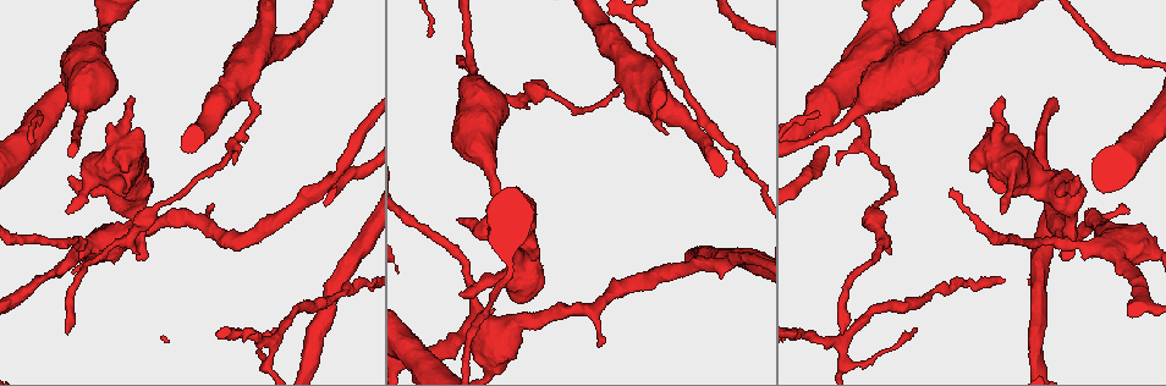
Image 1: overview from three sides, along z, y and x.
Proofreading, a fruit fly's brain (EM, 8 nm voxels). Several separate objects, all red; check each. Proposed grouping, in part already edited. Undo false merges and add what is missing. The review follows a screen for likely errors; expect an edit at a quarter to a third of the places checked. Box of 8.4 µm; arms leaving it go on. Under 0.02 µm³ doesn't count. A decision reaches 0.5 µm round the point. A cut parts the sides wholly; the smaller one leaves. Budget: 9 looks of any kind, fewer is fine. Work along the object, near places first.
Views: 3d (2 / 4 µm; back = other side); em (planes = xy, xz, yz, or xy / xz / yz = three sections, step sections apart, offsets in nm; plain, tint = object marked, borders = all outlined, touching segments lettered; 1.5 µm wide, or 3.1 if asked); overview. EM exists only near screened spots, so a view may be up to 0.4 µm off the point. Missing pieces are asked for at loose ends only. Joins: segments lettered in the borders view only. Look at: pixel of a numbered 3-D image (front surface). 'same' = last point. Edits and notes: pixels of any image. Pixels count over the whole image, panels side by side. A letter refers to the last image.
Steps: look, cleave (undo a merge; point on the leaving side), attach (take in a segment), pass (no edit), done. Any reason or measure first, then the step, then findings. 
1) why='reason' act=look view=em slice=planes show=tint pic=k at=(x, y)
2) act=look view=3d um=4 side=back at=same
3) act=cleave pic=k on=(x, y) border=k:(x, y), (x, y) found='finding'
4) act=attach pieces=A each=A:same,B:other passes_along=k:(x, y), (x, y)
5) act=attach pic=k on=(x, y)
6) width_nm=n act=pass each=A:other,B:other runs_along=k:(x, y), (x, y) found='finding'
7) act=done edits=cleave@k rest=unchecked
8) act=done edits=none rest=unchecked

act=look view=3d um=2 pic=1 at=(1064, 257)

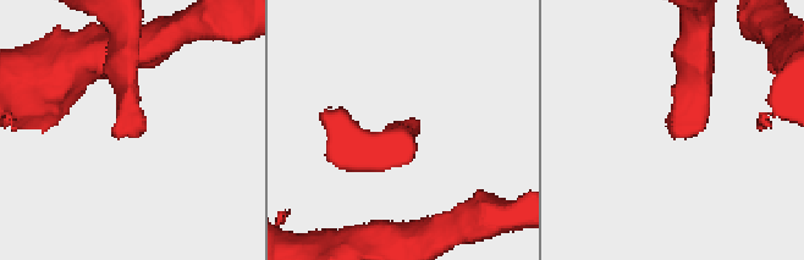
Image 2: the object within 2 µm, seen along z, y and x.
act=look view=em slice=xy step=4 show=borders pic=2 at=(388, 126)

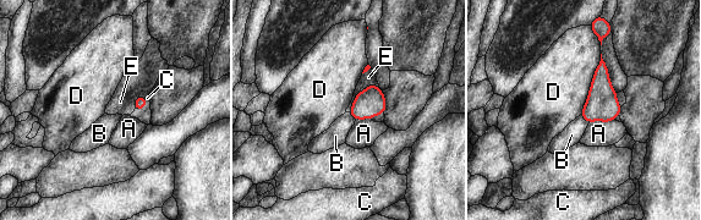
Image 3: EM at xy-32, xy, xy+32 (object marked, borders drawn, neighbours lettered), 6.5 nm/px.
act=attach pieces=C each=A:other,B:other,C:same,D:other,E:other passes_along=3:(140, 102), (143, 108), (144, 115) found='the cell continues'

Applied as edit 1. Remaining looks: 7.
why='see it whole again' act=look view=overview

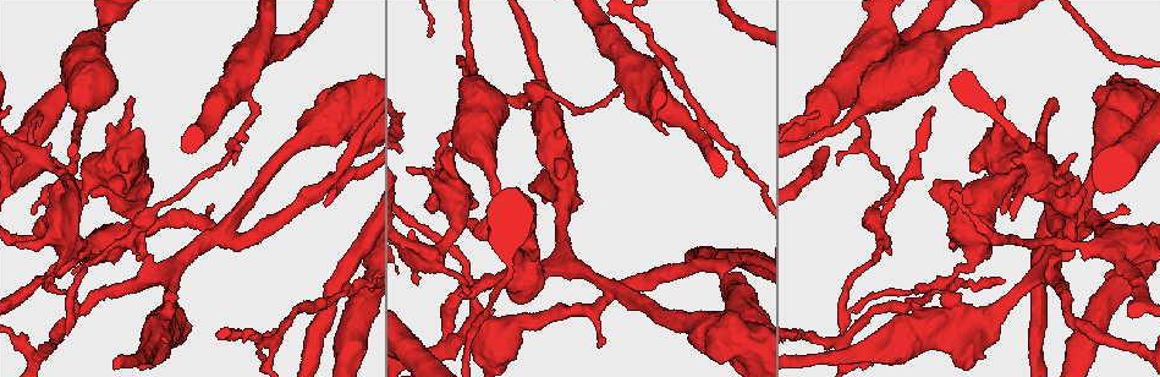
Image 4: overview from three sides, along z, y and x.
why='branch stops here' act=look view=em slice=planes show=tint pic=4 at=(208, 211)

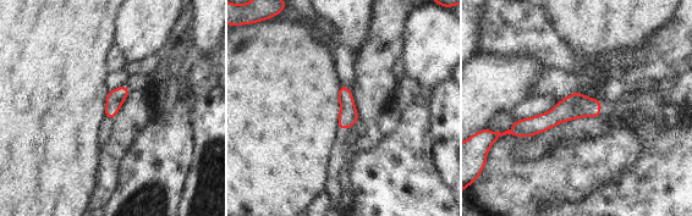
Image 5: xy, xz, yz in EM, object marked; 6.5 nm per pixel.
why='see the neighbours' act=look view=em slice=planes show=borders at=same

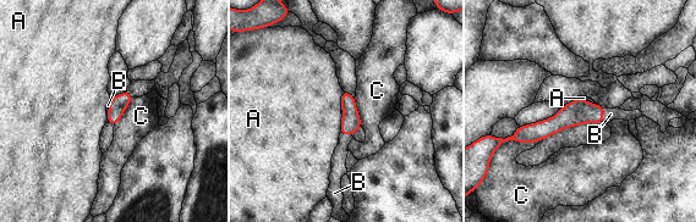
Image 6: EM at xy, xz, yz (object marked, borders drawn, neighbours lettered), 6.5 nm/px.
width_nm=110 act=attach pieces=B each=A:other,B:same,C:other passes_along=6:(579, 111), (602, 115), (609, 114) found='the cell continues'

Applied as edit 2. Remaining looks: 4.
act=done edits=attach@3,attach@6 rest=unchecked

